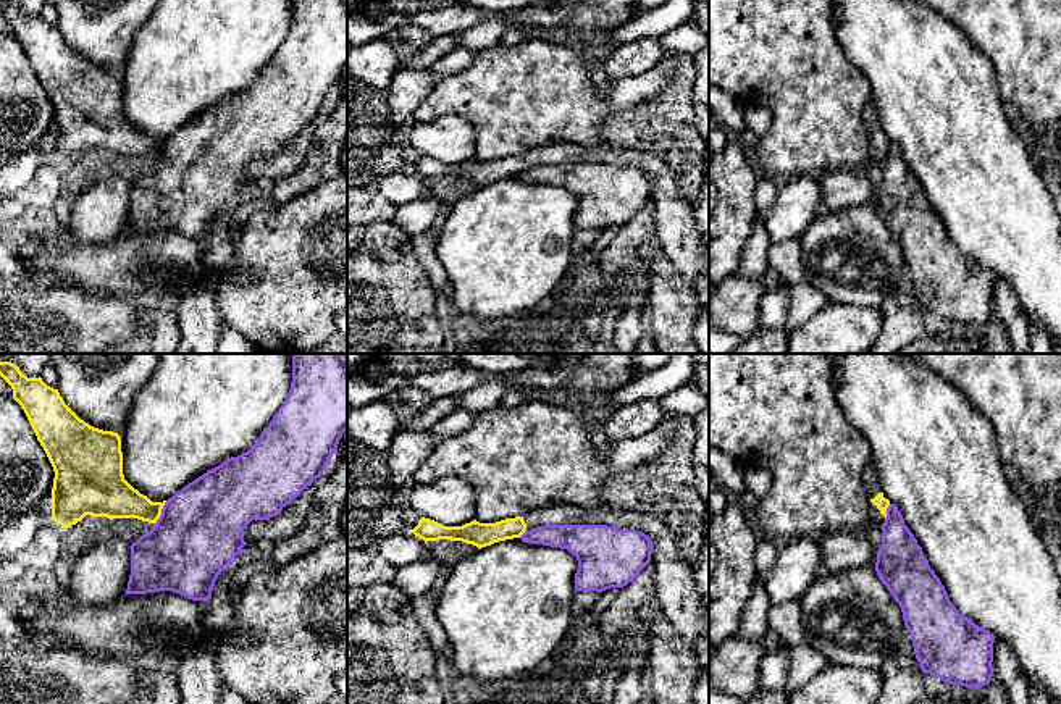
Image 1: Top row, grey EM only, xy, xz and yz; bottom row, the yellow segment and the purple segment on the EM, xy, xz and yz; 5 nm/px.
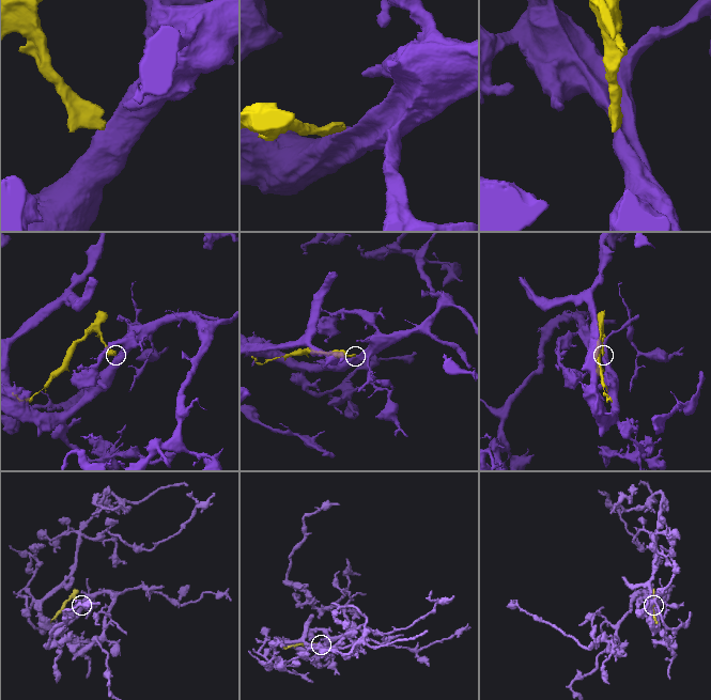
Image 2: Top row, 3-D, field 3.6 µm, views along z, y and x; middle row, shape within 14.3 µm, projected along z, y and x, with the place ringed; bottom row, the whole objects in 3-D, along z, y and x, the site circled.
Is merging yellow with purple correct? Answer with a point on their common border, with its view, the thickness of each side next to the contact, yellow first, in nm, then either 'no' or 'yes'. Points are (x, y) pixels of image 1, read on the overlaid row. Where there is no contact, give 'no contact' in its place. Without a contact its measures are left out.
xy (160, 512) | 200/420 nm | no

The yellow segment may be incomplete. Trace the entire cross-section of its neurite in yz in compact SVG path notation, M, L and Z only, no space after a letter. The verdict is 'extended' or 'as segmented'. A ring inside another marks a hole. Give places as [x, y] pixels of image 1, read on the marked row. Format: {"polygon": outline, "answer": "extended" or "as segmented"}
{"polygon": "M872 460L864 467L862 483L867 499L870 501L869 525L882 526L887 518L887 509L890 505L890 501L882 492L877 470Z", "answer": "extended"}

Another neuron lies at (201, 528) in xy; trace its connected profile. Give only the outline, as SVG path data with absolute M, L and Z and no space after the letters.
M292 354L292 384L284 404L257 442L237 457L208 470L170 497L152 530L131 544L131 575L126 594L173 591L207 602L218 575L244 552L244 530L252 520L278 515L321 476L347 430L347 354Z

